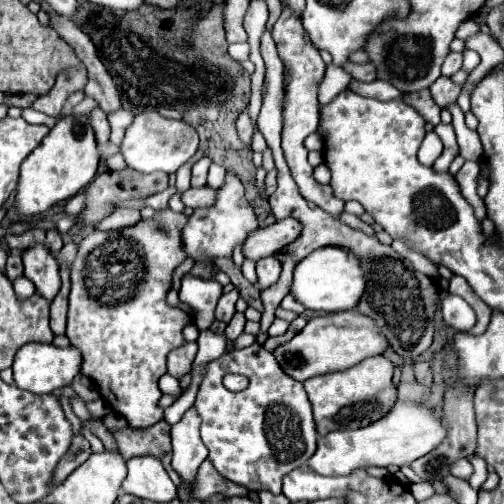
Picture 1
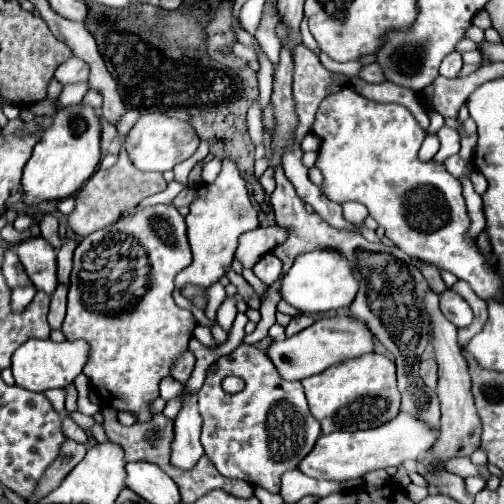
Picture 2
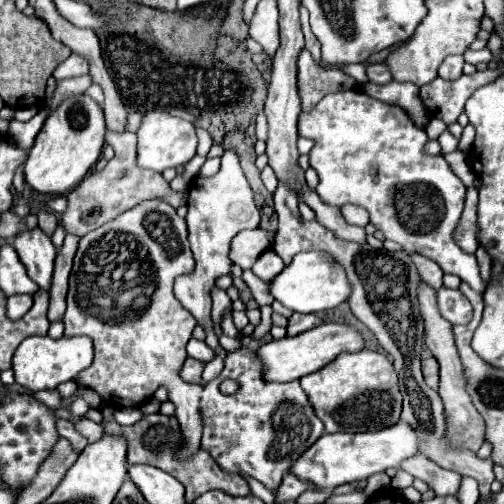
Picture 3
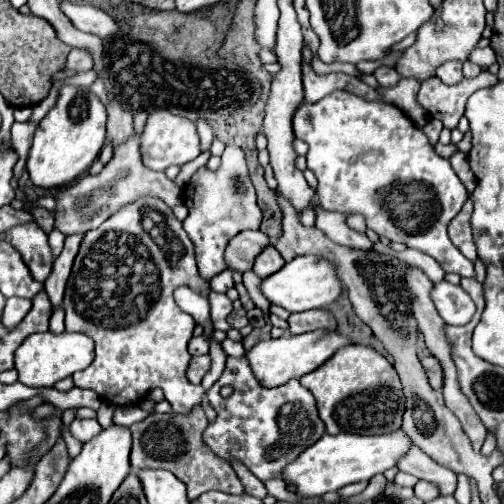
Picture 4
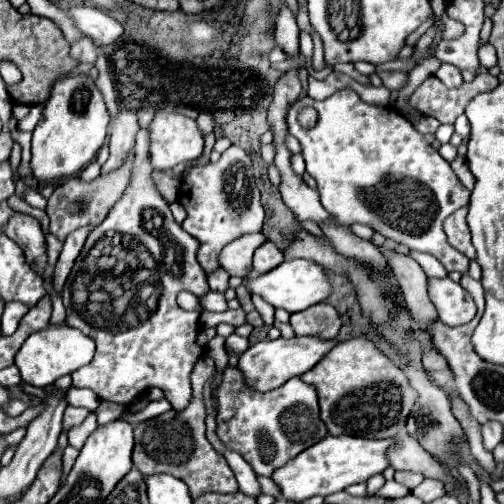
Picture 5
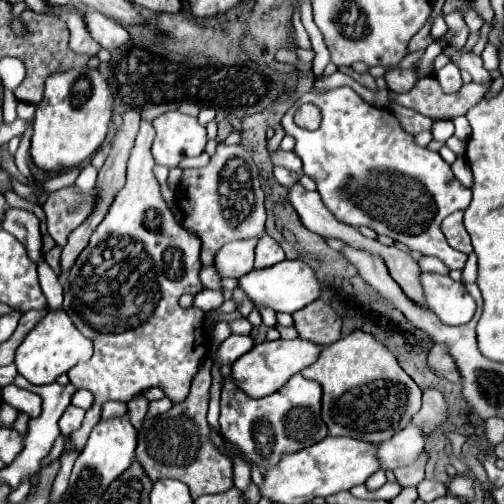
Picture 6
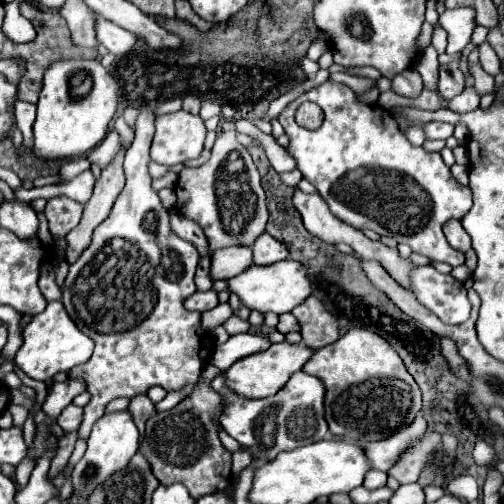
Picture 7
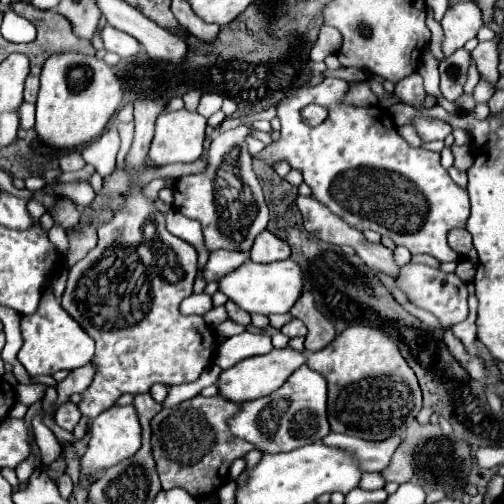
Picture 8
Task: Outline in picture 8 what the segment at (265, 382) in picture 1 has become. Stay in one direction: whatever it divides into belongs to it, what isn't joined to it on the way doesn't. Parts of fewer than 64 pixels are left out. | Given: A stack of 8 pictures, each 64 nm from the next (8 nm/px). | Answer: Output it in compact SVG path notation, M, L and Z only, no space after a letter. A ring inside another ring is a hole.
M302 364L300 370L292 372L288 380L270 396L240 404L240 412L228 422L230 430L268 454L290 452L300 446L320 442L330 432L326 418L326 392L328 388L324 376Z

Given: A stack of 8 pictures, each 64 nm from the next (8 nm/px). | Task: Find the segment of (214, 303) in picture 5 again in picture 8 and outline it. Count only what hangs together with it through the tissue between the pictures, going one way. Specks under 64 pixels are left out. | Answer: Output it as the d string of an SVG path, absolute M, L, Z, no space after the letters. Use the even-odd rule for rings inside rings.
M202 292L202 294L192 294L186 300L182 300L180 314L184 314L184 316L188 316L188 314L204 316L210 308L212 308L212 298Z

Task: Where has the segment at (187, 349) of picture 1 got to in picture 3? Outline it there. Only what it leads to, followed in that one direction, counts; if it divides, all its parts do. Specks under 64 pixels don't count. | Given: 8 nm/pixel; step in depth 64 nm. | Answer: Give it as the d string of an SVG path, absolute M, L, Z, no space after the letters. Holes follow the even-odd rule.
M188 358L180 370L180 376L182 380L188 380L188 382L200 382L202 380L202 370L204 370L204 362L202 360L196 360L196 358Z

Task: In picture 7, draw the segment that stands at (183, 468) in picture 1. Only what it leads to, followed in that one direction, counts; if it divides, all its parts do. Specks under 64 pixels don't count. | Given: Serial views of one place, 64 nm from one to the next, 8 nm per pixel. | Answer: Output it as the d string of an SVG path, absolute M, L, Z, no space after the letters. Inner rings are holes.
M150 106L138 108L134 126L136 138L124 156L126 186L116 198L110 216L94 230L90 246L70 266L62 288L62 304L68 316L96 344L92 358L70 370L70 376L84 376L86 390L90 392L90 402L84 406L84 420L78 430L80 438L90 436L92 424L104 414L106 404L114 398L134 398L138 394L146 394L152 386L162 386L170 392L184 384L198 382L200 372L214 350L214 340L200 324L200 312L188 312L182 306L184 298L196 292L194 272L198 266L198 250L170 230L168 210L160 204L158 194L150 186L152 176L148 174L148 152L154 136L154 118L156 114Z

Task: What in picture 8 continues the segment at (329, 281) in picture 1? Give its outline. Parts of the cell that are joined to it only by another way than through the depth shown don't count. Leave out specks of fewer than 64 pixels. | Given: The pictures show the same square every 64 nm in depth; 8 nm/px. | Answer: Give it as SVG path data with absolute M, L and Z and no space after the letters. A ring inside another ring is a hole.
M290 258L270 264L254 264L252 260L246 260L238 270L220 278L218 290L250 314L286 314L302 294L302 272L300 266Z

